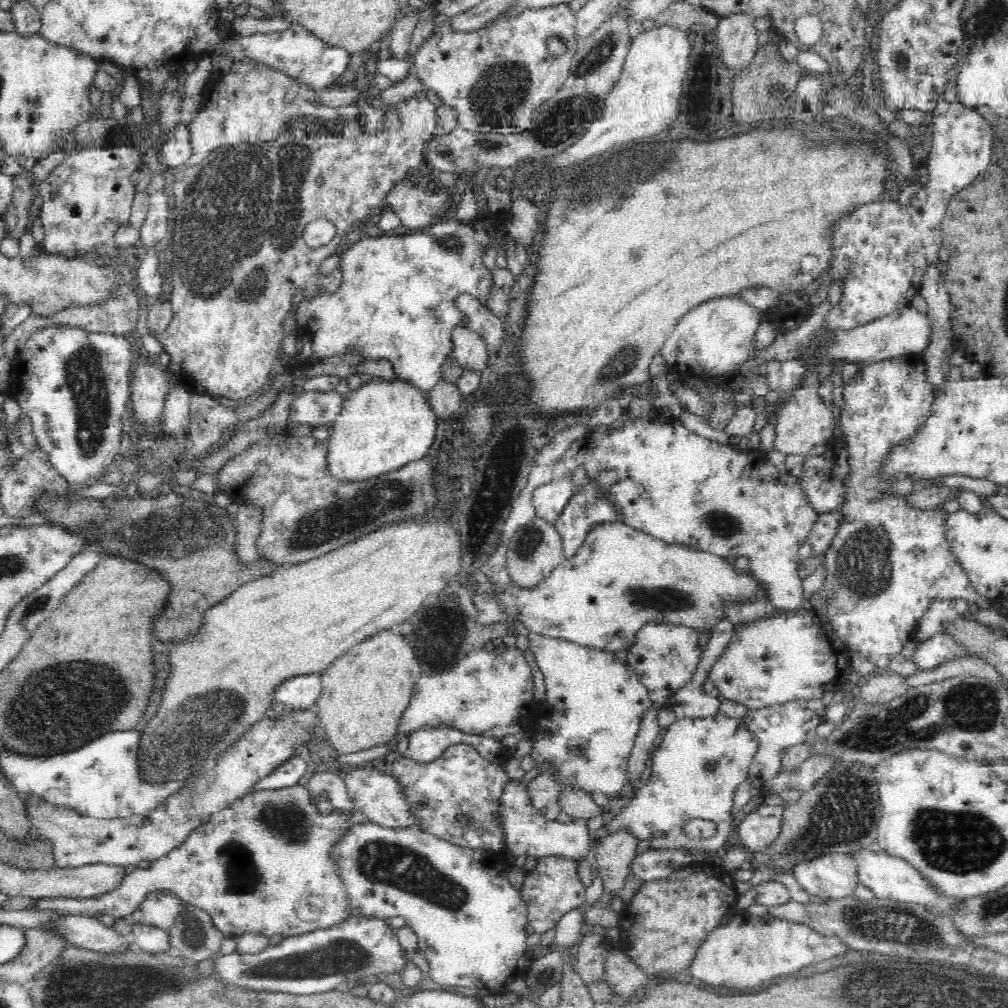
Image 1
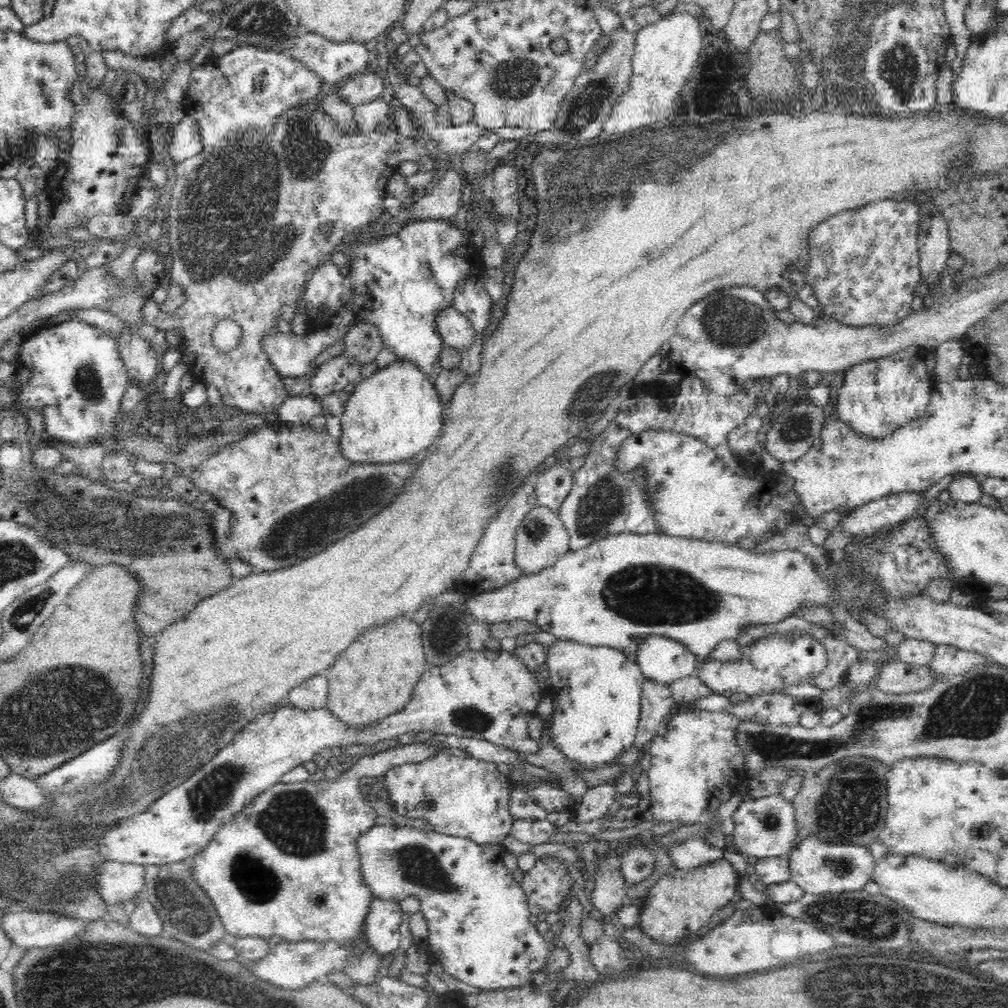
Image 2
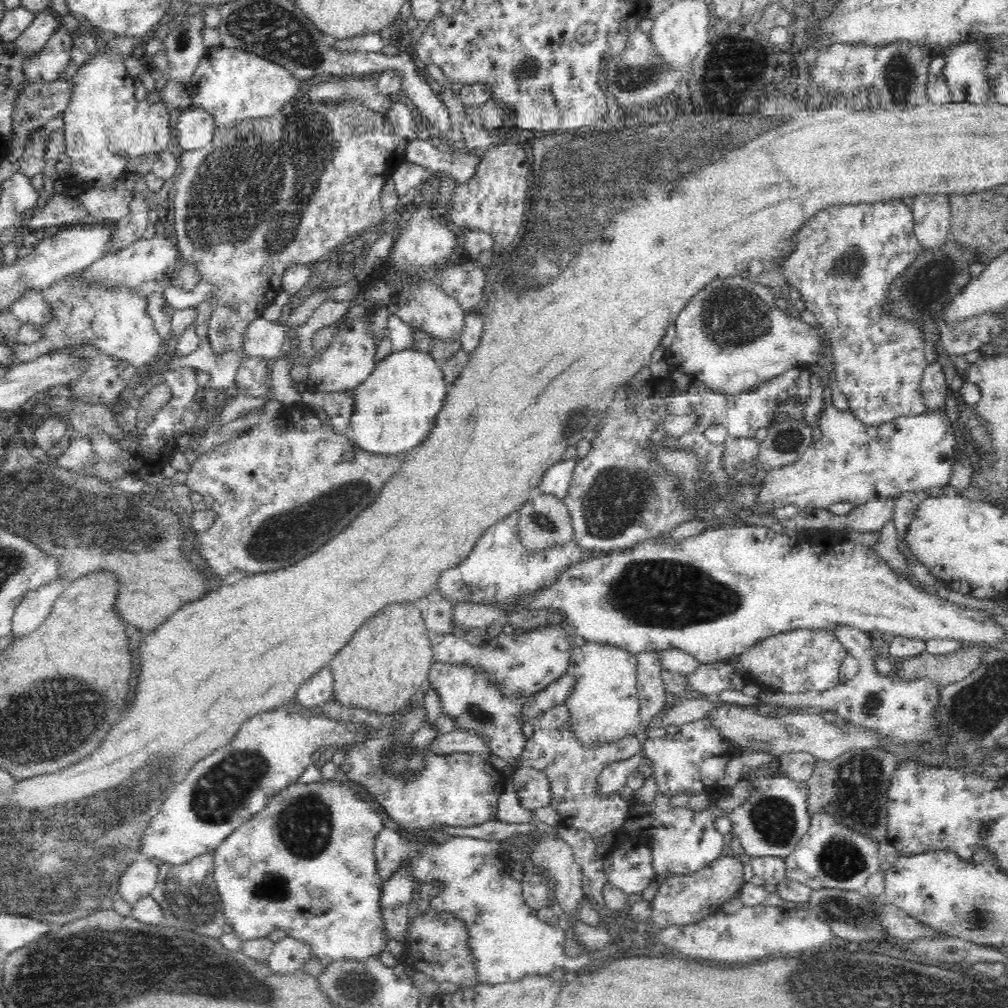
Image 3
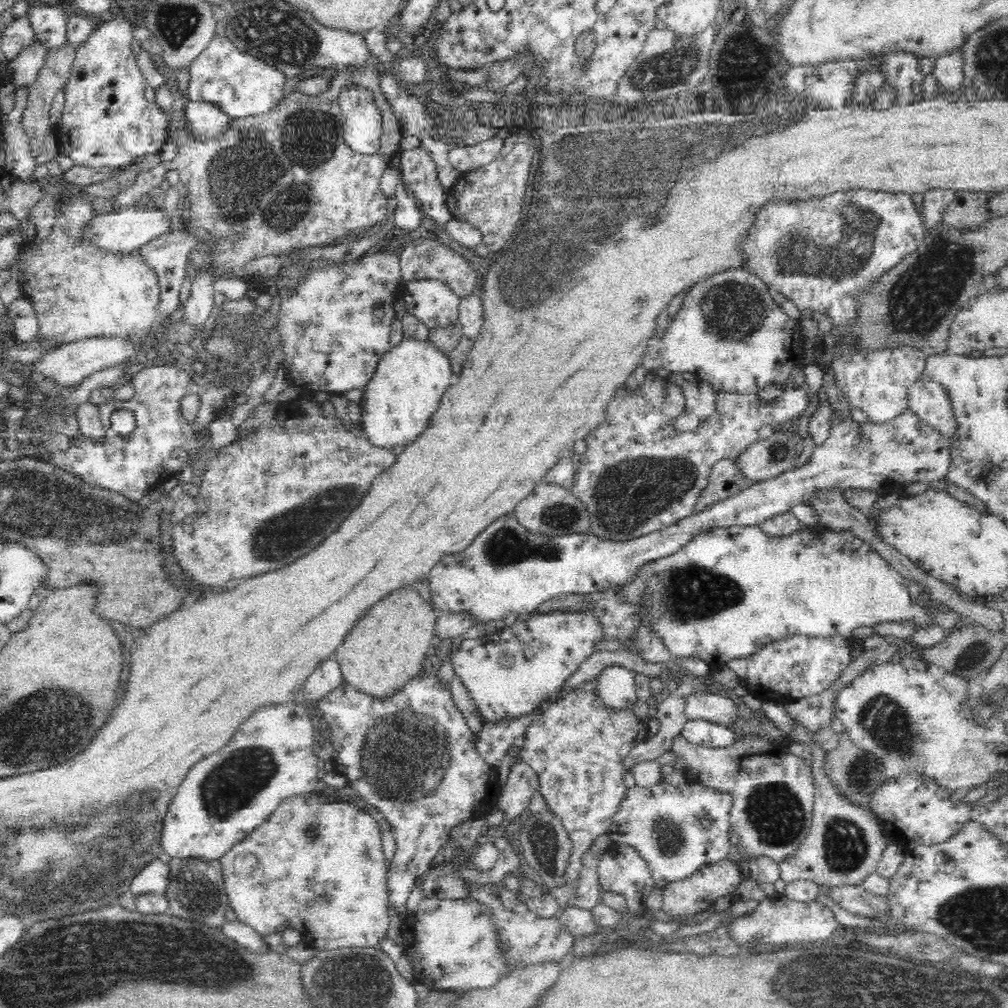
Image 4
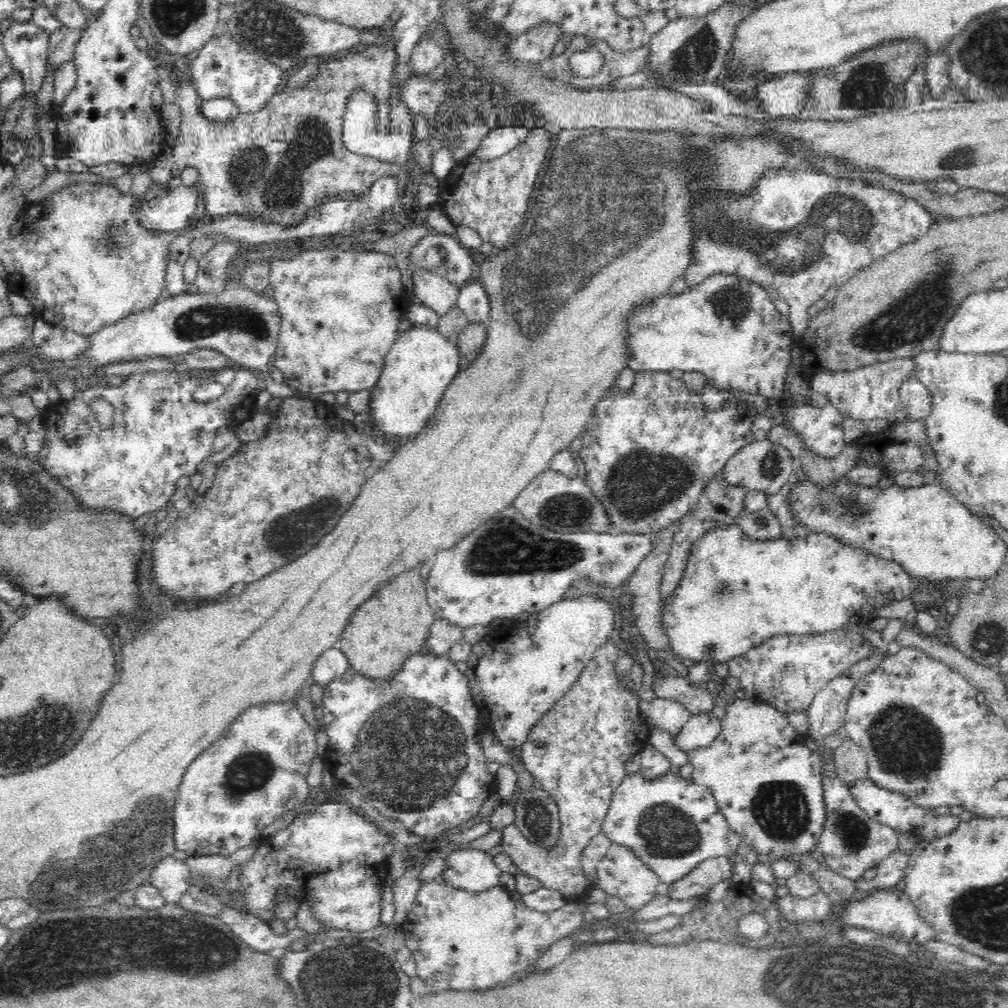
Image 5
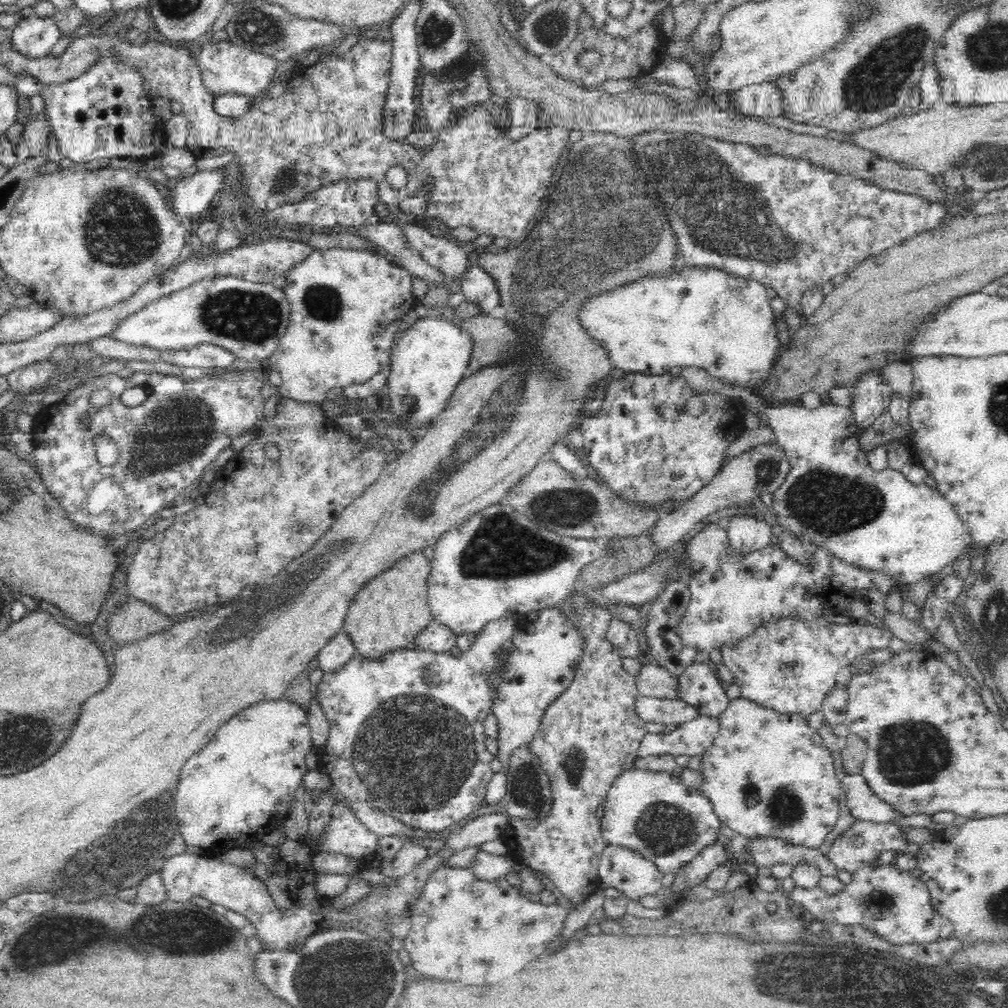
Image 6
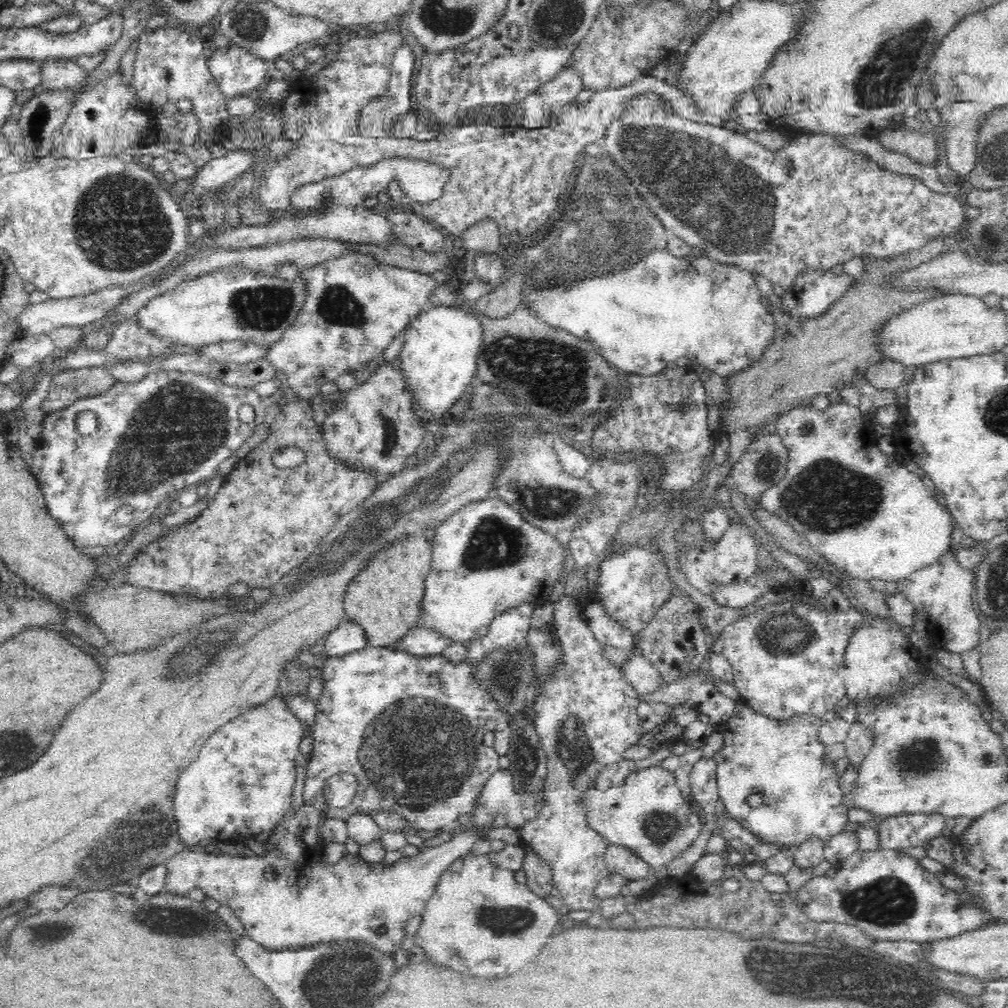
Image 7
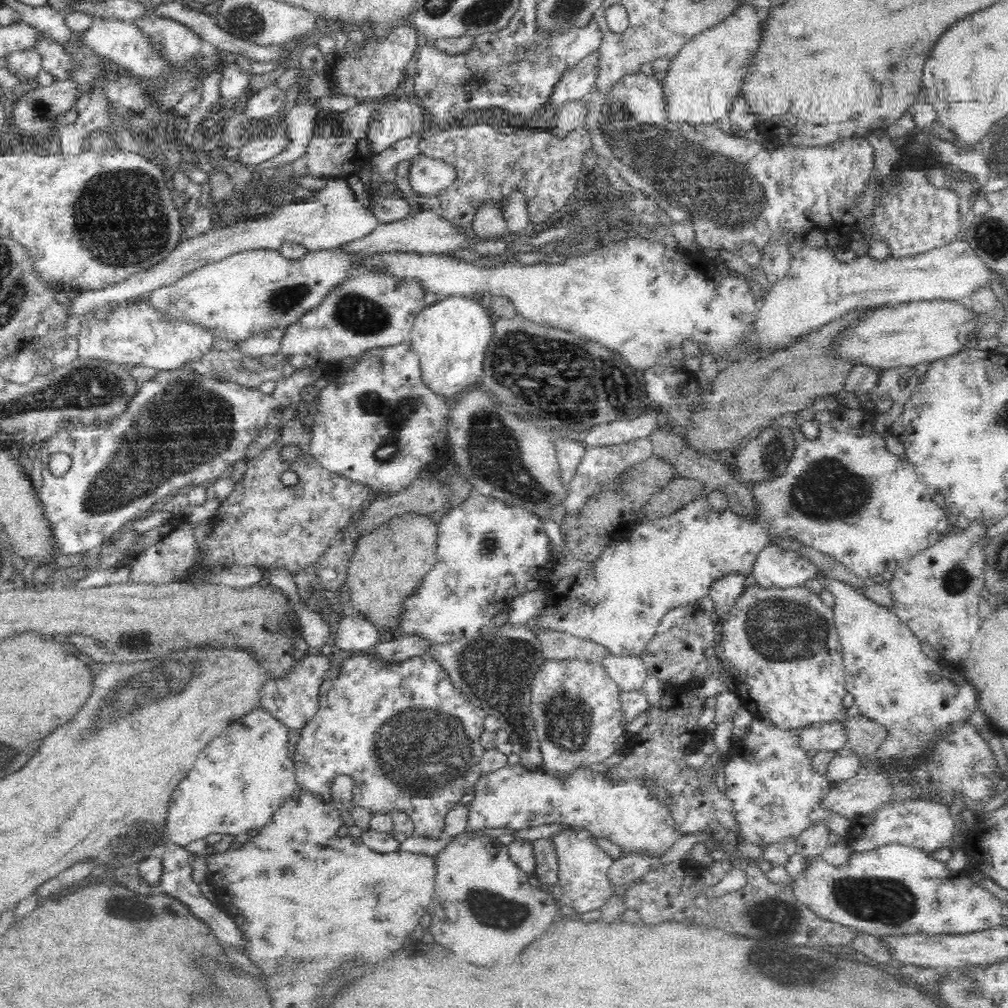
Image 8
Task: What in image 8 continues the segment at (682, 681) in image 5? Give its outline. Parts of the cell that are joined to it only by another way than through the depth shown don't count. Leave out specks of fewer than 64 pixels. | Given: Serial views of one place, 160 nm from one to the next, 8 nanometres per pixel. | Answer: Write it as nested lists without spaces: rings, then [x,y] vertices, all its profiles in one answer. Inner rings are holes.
[[[608,653],[599,665],[604,669],[620,691],[632,692],[642,688],[648,677],[646,667],[641,657],[616,656]]]

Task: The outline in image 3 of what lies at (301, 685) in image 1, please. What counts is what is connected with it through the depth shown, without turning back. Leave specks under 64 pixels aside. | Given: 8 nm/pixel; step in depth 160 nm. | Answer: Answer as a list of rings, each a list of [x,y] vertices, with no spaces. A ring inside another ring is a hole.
[[[329,665],[318,670],[298,689],[294,701],[311,711],[318,711],[334,697],[334,675]]]

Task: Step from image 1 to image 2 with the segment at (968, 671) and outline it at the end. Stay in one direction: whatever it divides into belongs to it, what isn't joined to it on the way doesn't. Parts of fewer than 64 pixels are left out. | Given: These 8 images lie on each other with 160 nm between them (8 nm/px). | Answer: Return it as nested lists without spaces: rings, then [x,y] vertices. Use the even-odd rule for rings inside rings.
[[[937,644],[930,662],[936,677],[962,674],[974,665],[986,661],[985,656],[971,650],[962,650],[949,644]]]

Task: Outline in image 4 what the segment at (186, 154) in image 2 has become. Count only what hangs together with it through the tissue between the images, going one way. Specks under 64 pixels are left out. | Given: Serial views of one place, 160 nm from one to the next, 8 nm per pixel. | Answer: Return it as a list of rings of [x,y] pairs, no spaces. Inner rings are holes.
[[[189,101],[185,107],[185,114],[190,119],[197,138],[201,140],[206,137],[216,137],[217,134],[229,128],[232,120],[229,114],[222,111],[222,107],[214,102]]]

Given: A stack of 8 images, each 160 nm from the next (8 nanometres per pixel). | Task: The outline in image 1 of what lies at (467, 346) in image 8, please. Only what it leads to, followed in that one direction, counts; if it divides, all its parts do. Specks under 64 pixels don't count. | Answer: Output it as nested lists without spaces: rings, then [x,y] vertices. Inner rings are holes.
[[[374,379],[362,384],[348,398],[343,399],[337,420],[330,424],[328,463],[329,471],[343,482],[358,482],[424,459],[434,442],[438,430],[438,416],[434,413],[428,396],[408,379]]]

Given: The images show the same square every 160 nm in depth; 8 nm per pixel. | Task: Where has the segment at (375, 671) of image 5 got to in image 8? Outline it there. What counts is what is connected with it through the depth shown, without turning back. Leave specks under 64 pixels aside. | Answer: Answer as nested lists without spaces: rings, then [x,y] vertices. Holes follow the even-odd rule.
[[[410,511],[394,515],[390,520],[375,527],[372,532],[362,533],[357,538],[358,542],[355,542],[354,554],[346,572],[350,603],[355,613],[372,621],[380,632],[392,630],[402,602],[418,588],[424,575],[434,569],[437,562],[438,532],[440,525],[434,522],[432,515],[421,515]]]

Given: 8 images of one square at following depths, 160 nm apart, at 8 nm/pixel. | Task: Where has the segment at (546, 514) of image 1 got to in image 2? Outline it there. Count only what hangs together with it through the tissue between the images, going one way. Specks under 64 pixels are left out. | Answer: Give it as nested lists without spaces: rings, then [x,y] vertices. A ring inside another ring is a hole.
[[[570,458],[557,460],[556,464],[546,465],[546,468],[535,475],[535,492],[537,504],[549,506],[558,510],[570,494],[573,484],[572,464]]]

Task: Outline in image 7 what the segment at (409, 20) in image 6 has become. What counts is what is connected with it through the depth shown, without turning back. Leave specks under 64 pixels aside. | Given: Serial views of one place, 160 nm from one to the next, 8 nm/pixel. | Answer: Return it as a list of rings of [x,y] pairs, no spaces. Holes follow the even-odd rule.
[[[408,45],[400,46],[394,54],[392,62],[391,80],[388,89],[384,94],[370,100],[365,104],[358,113],[359,135],[362,137],[386,137],[387,132],[392,128],[395,120],[405,115],[411,109],[412,100],[412,72],[414,68],[414,53]]]

